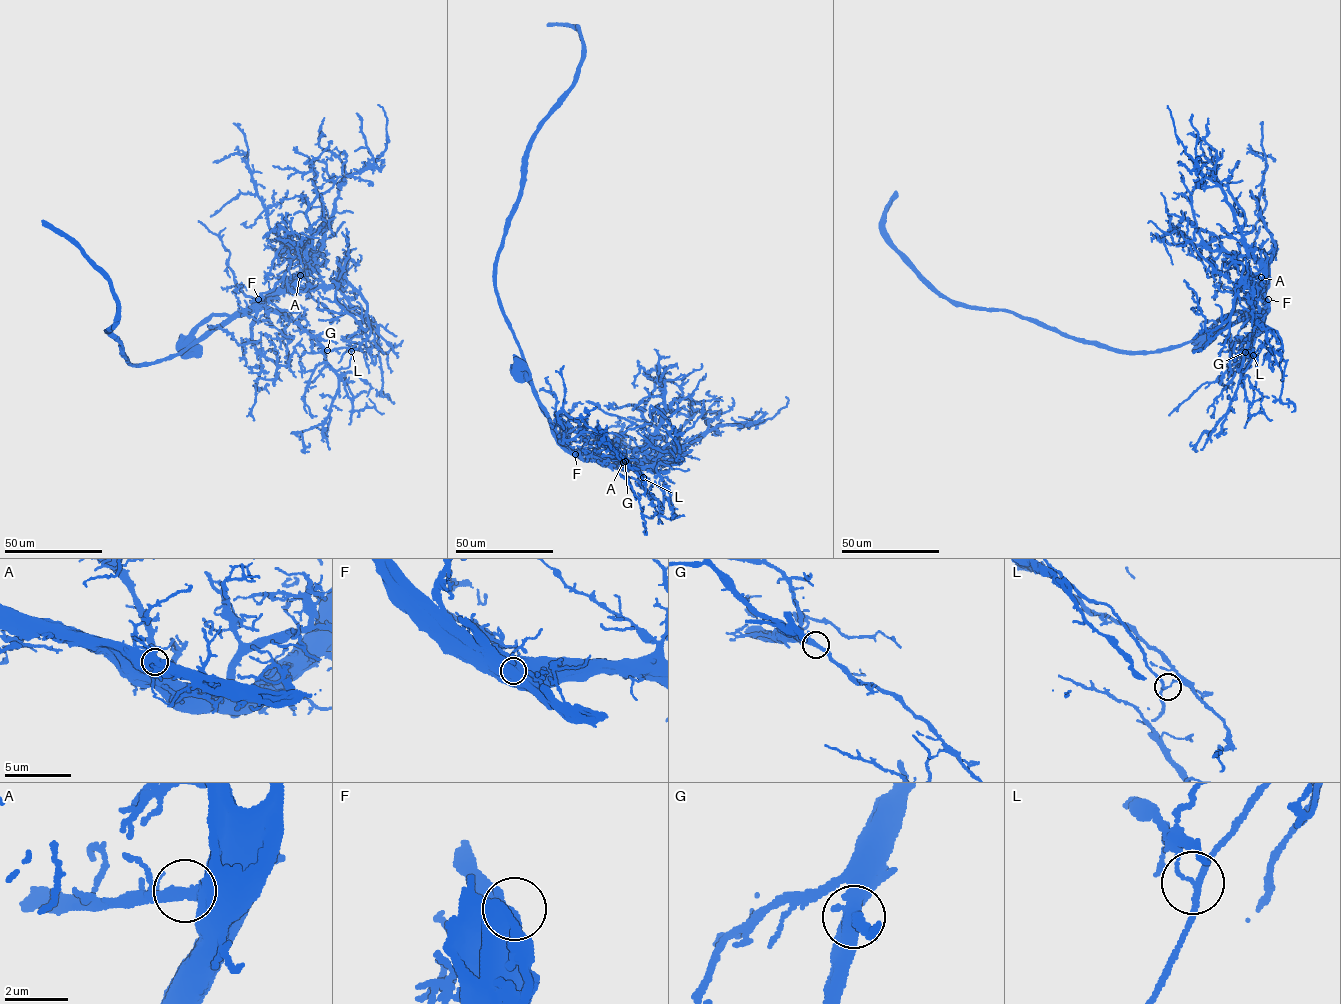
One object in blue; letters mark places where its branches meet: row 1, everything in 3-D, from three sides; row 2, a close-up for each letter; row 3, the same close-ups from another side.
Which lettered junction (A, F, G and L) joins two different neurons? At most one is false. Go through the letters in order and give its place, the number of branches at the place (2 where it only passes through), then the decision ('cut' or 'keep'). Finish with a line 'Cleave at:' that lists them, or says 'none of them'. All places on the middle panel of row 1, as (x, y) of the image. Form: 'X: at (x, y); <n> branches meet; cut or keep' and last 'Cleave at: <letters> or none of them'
A: at (623, 462); 3 branches meet; keep
F: at (575, 454); 3 branches meet; keep
G: at (625, 461); 3 branches meet; keep
L: at (643, 477); 3 branches meet; cut
Cleave at: L

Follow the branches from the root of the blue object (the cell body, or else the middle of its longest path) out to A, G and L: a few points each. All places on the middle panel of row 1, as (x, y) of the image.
A: (519, 368), (522, 367), (526, 380), (536, 392), (542, 411), (562, 442), (576, 452), (597, 452), (623, 462)
G: (519, 368), (536, 392), (555, 435), (567, 447), (583, 459), (625, 461)
L: (519, 368), (536, 392), (555, 435), (567, 447), (583, 459), (624, 460), (643, 477)

